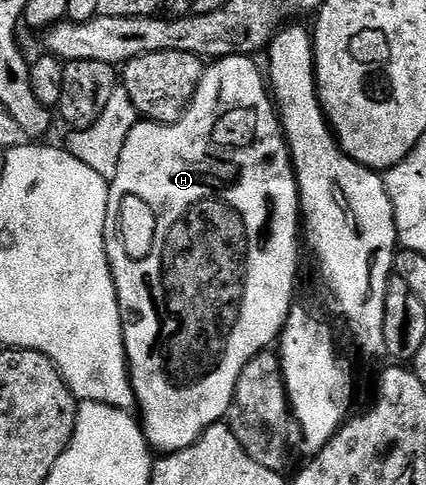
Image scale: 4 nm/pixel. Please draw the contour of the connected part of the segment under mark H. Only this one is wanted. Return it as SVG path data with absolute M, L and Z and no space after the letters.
M220 57L207 64L196 95L182 118L173 125L139 120L124 143L116 177L109 182L106 254L118 292L118 305L122 309L122 334L126 344L126 360L130 366L130 382L134 384L137 408L142 408L140 424L142 432L146 434L146 442L151 450L162 455L175 453L196 443L208 427L219 424L225 418L222 416L229 409L231 411L235 404L234 393L241 373L250 360L258 353L269 350L281 338L290 311L296 304L294 288L298 285L298 233L300 237L298 178L294 176L290 151L263 70L261 73L252 62L250 57Z

